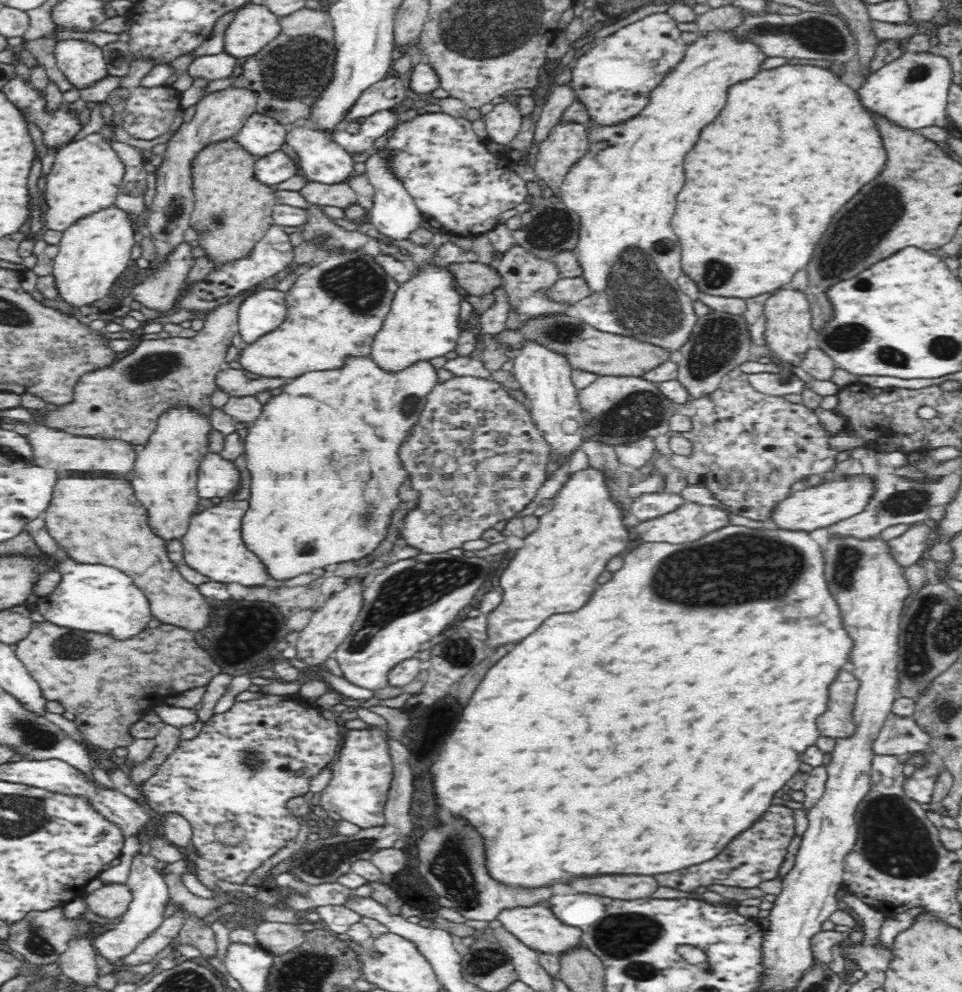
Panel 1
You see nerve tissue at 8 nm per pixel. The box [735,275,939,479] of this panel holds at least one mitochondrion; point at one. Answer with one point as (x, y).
(843, 338)

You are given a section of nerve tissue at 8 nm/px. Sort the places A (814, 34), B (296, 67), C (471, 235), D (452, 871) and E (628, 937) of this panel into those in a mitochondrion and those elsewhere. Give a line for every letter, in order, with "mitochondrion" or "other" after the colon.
A: mitochondrion
B: mitochondrion
C: other
D: mitochondrion
E: mitochondrion

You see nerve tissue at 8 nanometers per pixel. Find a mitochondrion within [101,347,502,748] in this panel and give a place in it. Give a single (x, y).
(415, 587)

